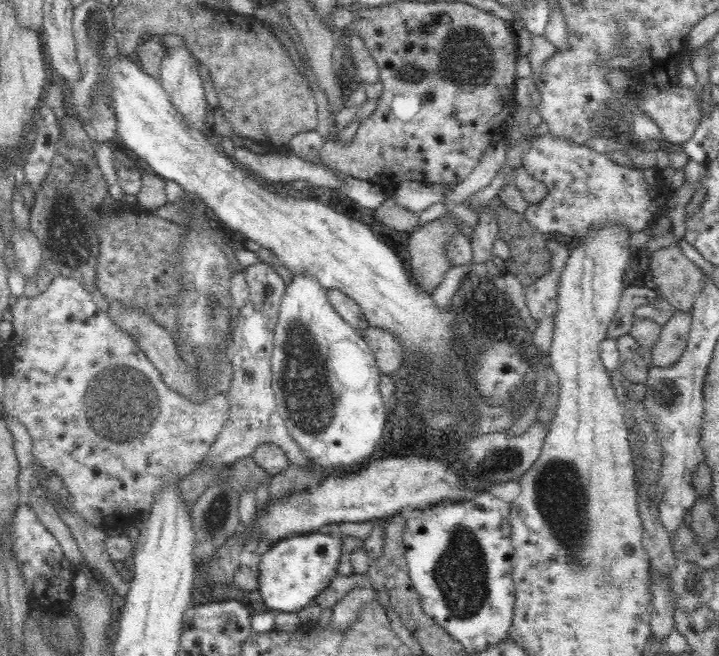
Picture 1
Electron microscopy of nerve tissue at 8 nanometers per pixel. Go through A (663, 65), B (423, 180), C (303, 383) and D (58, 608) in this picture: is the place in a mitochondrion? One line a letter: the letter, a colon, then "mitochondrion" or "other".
A: other
B: other
C: mitochondrion
D: other

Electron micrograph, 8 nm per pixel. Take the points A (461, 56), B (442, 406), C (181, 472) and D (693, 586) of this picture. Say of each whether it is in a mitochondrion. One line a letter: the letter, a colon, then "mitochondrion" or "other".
A: mitochondrion
B: mitochondrion
C: other
D: other

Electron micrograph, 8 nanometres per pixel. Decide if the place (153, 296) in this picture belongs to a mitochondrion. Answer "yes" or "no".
no

